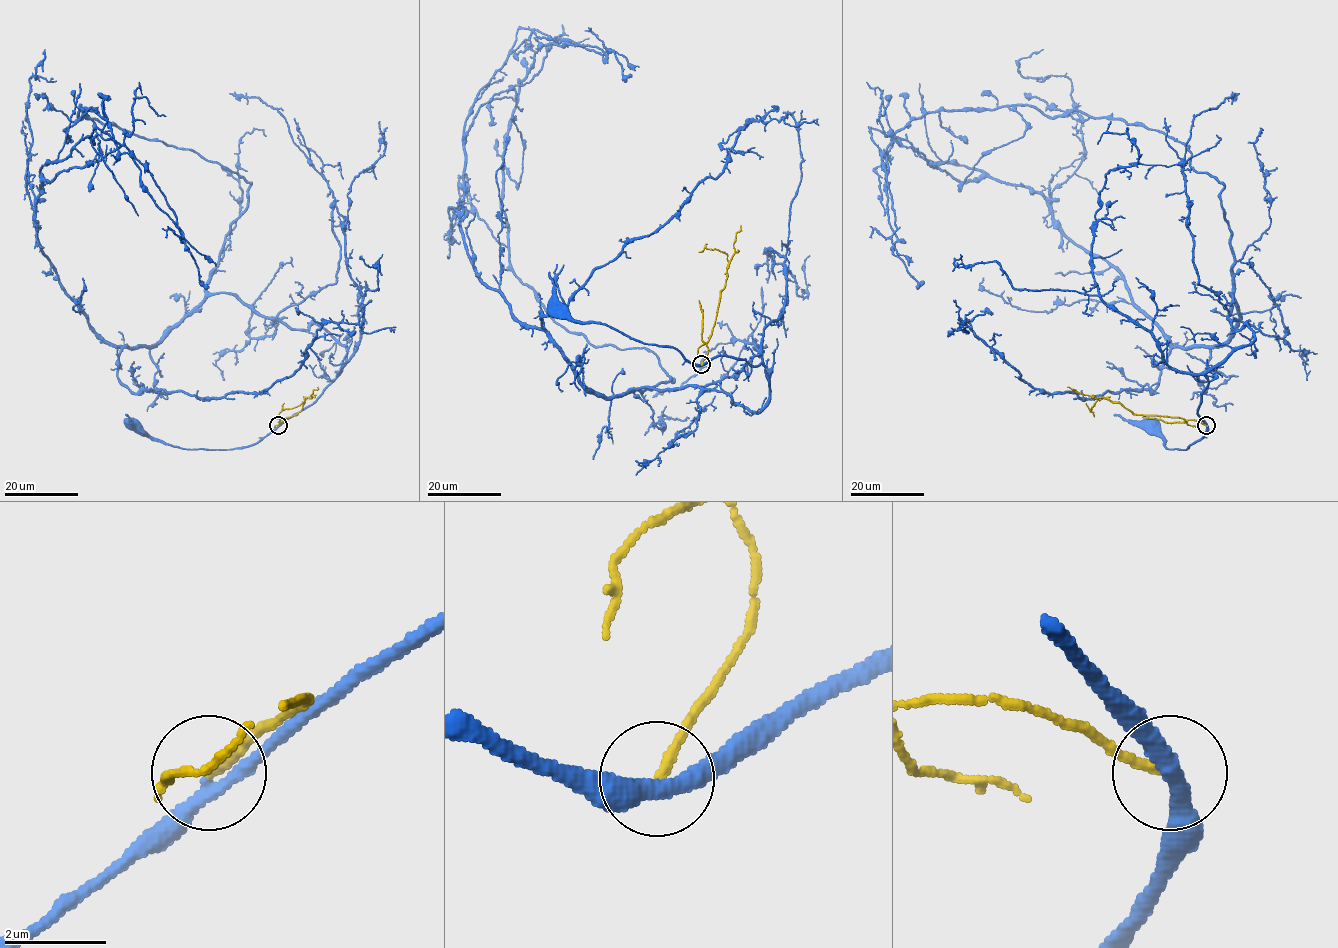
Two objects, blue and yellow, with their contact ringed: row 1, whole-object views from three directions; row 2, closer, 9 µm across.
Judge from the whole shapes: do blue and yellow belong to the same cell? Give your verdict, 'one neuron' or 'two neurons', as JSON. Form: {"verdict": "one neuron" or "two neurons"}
{"verdict": "one neuron"}

